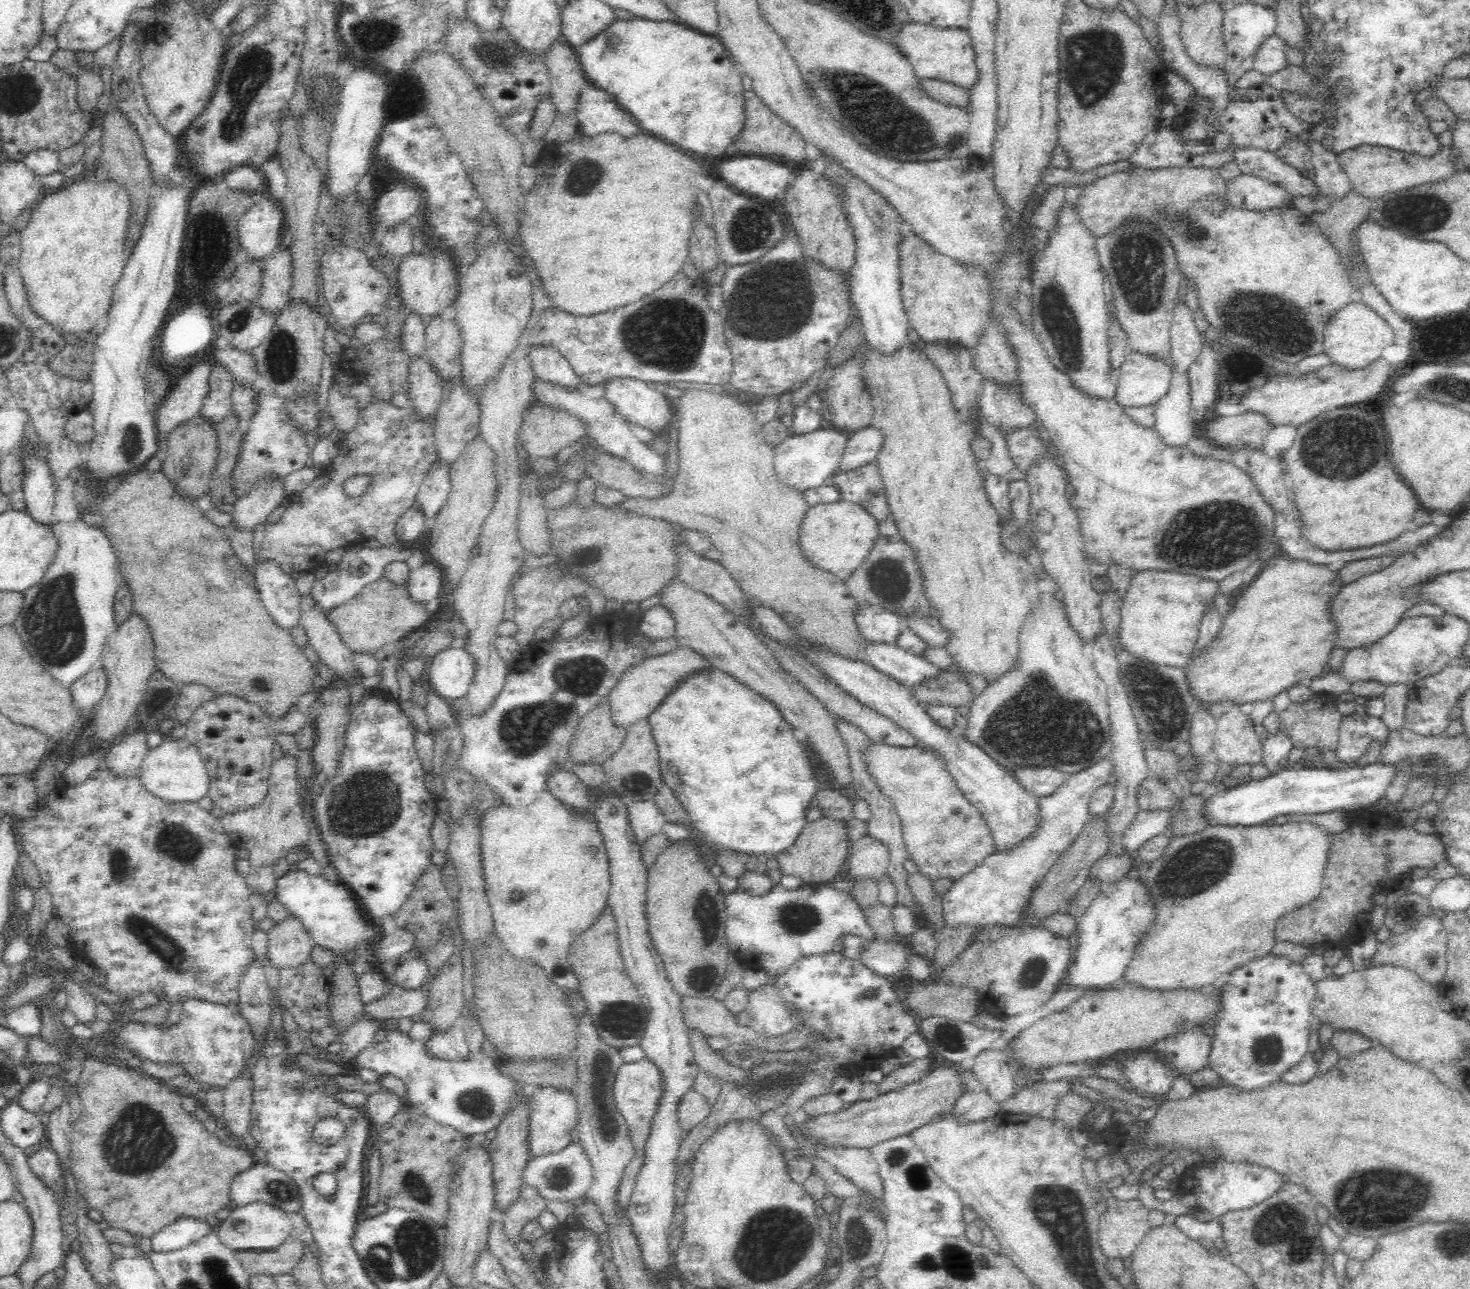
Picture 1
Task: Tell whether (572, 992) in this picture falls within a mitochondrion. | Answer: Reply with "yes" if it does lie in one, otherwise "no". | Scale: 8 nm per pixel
no

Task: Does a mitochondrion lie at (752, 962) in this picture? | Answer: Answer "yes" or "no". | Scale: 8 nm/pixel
no

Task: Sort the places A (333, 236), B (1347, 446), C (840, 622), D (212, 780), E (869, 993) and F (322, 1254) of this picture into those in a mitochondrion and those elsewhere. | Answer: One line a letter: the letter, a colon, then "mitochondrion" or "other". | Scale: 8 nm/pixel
A: other
B: mitochondrion
C: other
D: other
E: mitochondrion
F: other

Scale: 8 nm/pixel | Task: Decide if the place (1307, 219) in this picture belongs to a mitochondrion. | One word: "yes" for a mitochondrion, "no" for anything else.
no

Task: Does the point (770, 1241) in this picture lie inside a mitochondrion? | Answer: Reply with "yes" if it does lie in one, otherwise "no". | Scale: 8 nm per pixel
yes

